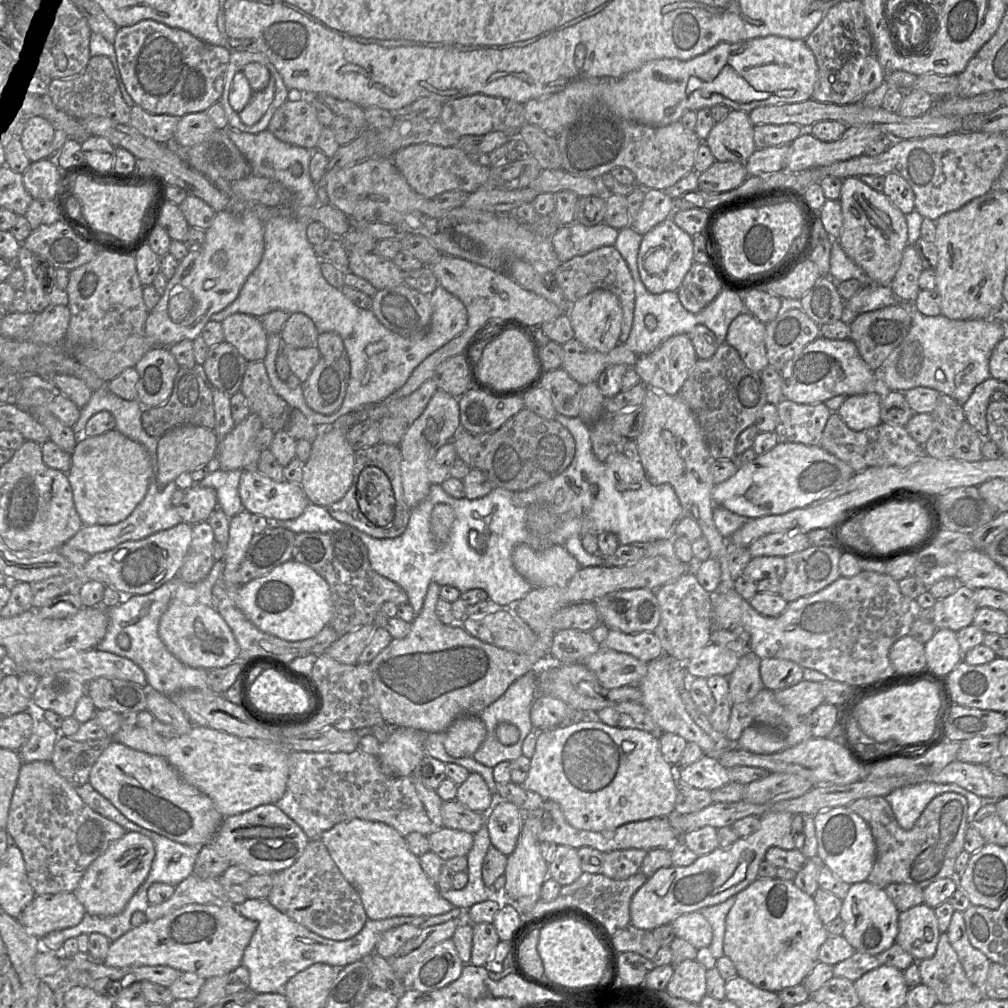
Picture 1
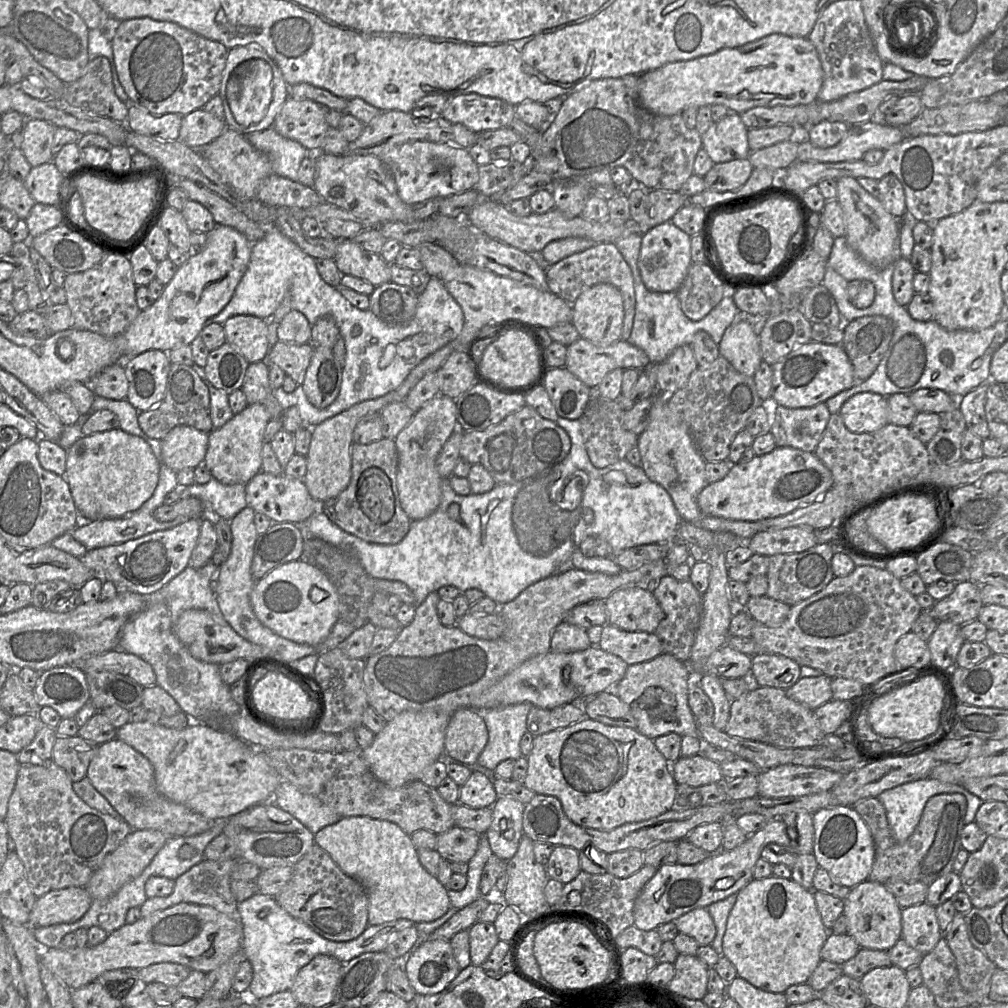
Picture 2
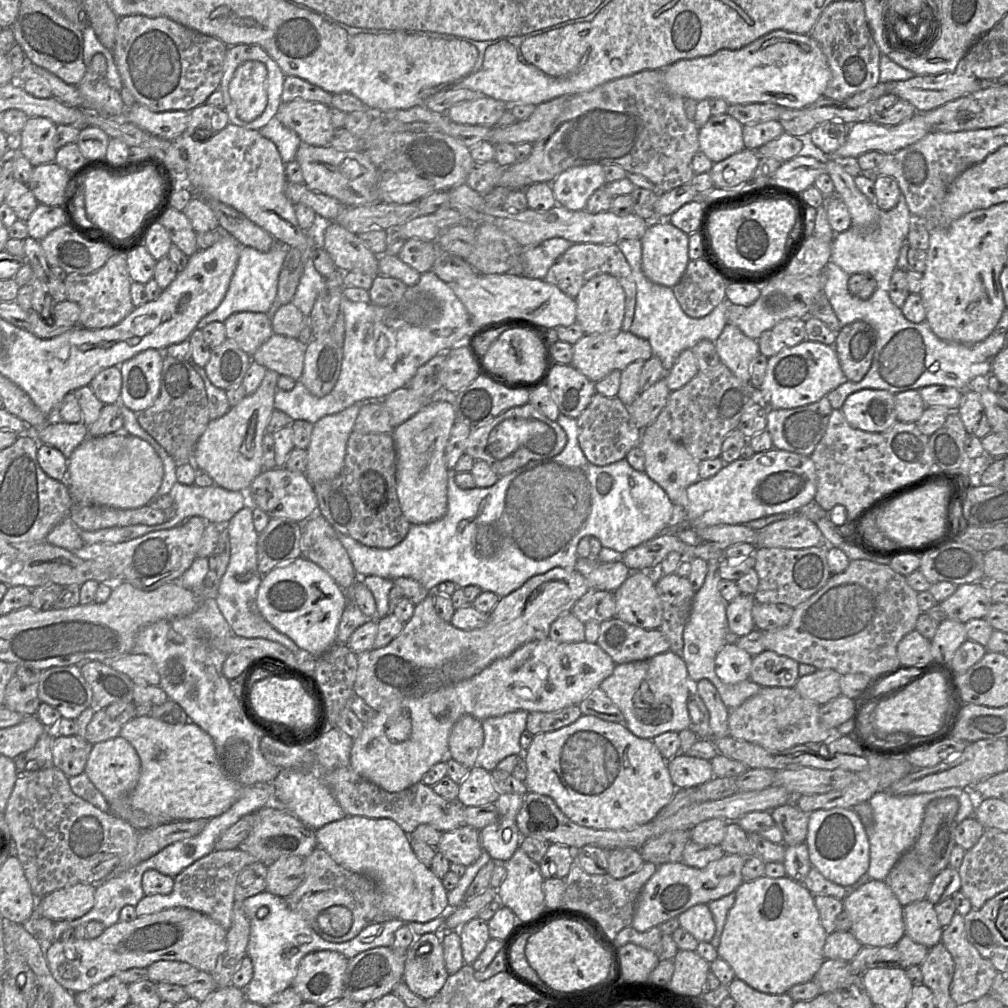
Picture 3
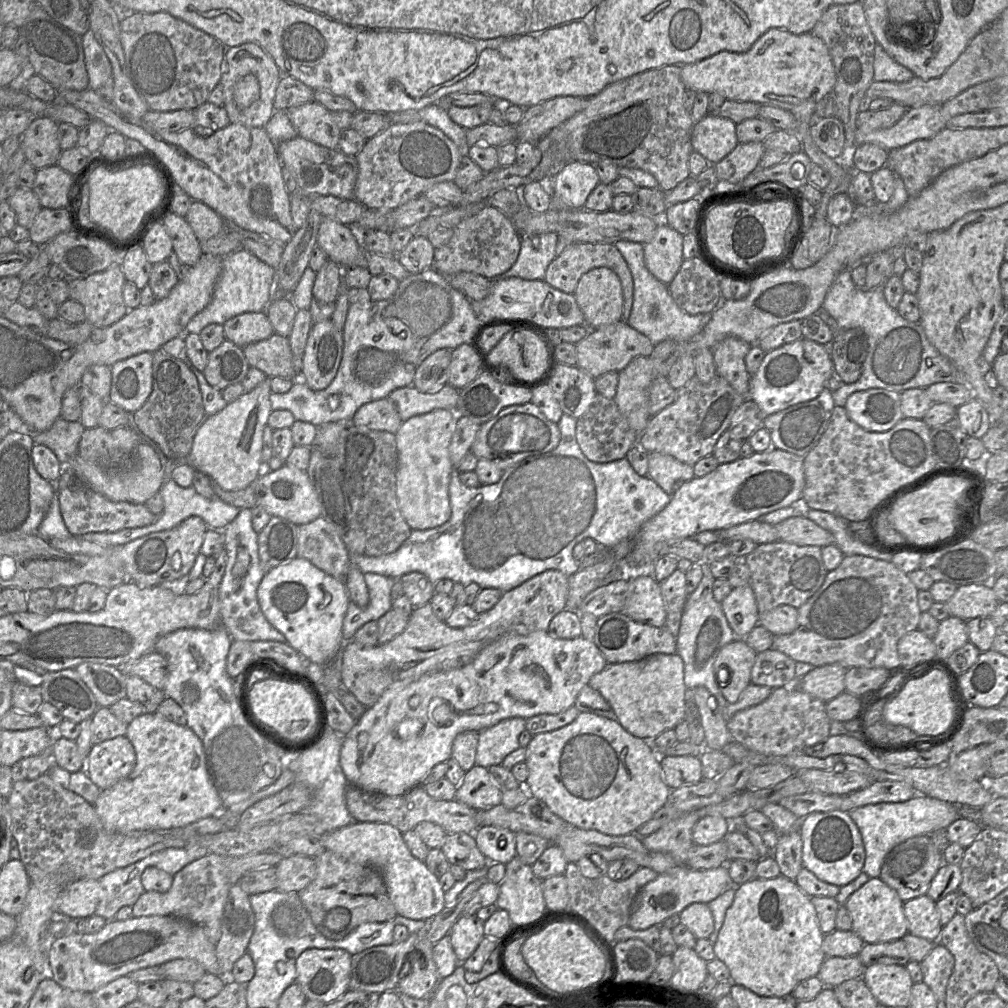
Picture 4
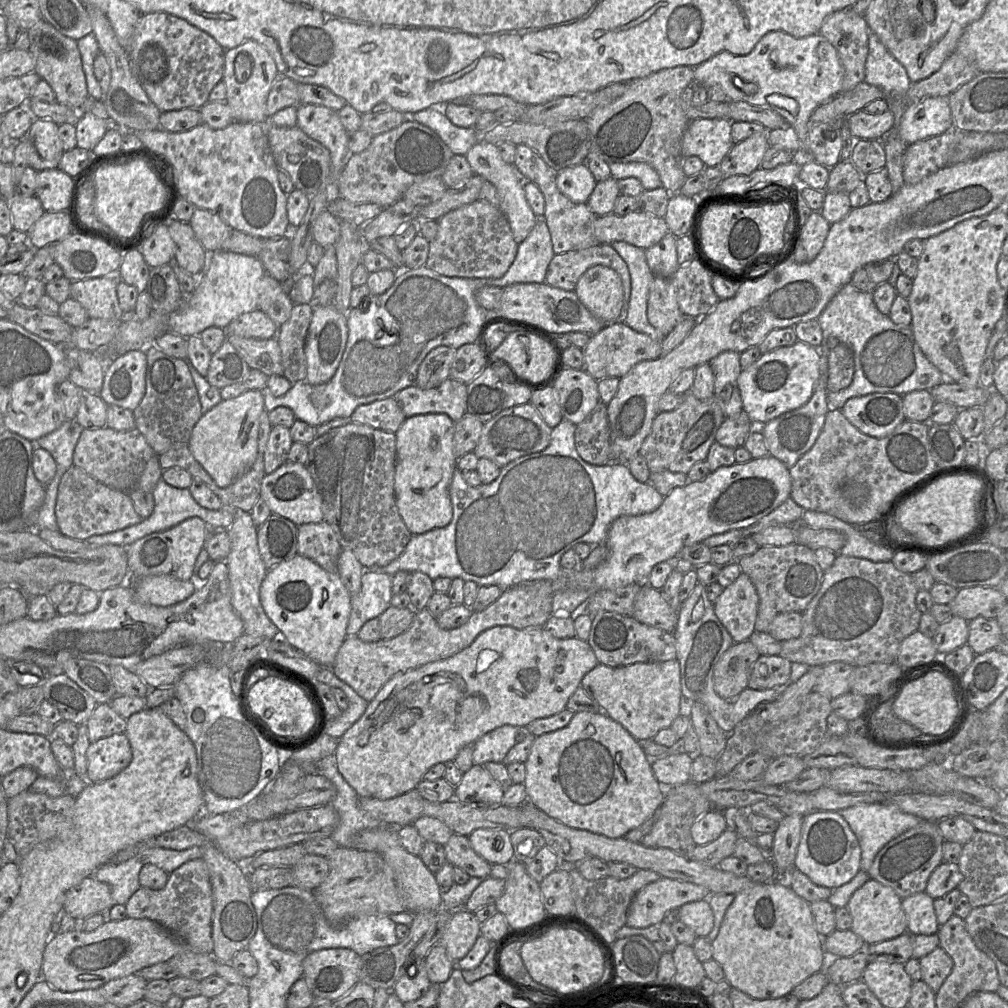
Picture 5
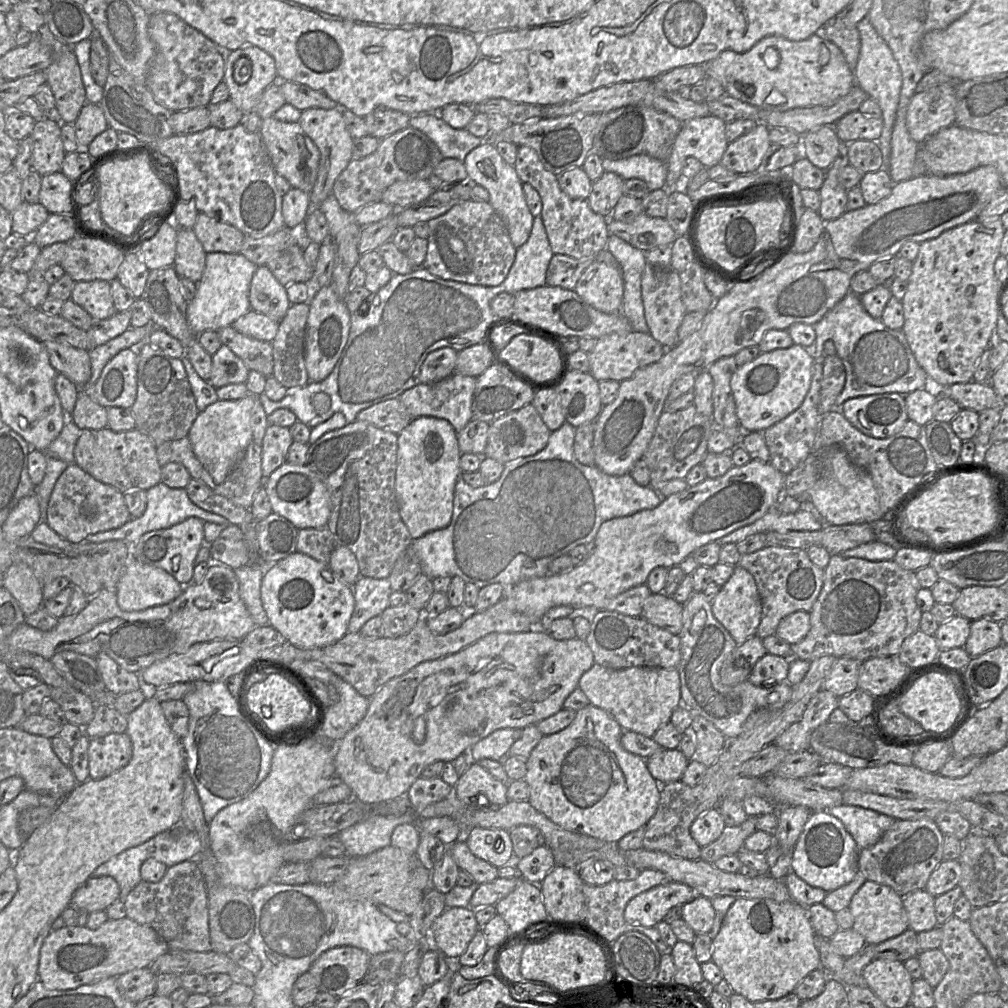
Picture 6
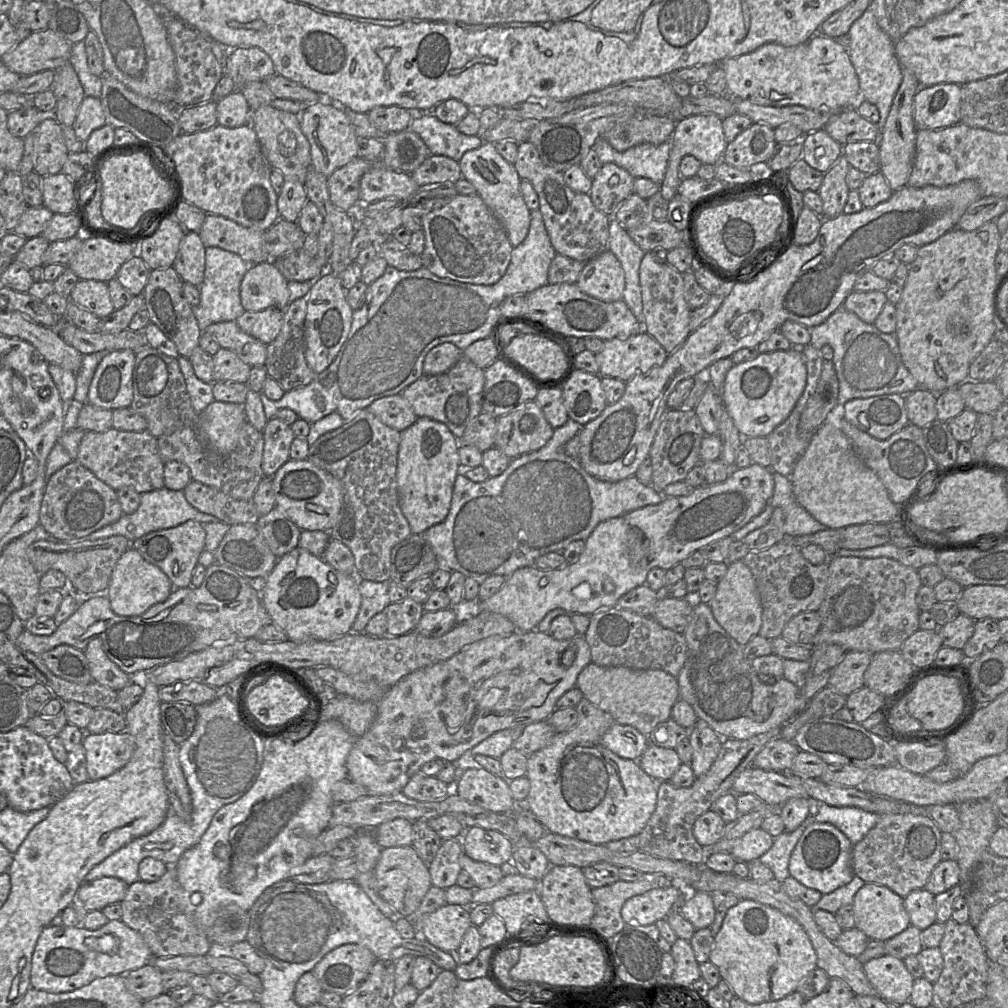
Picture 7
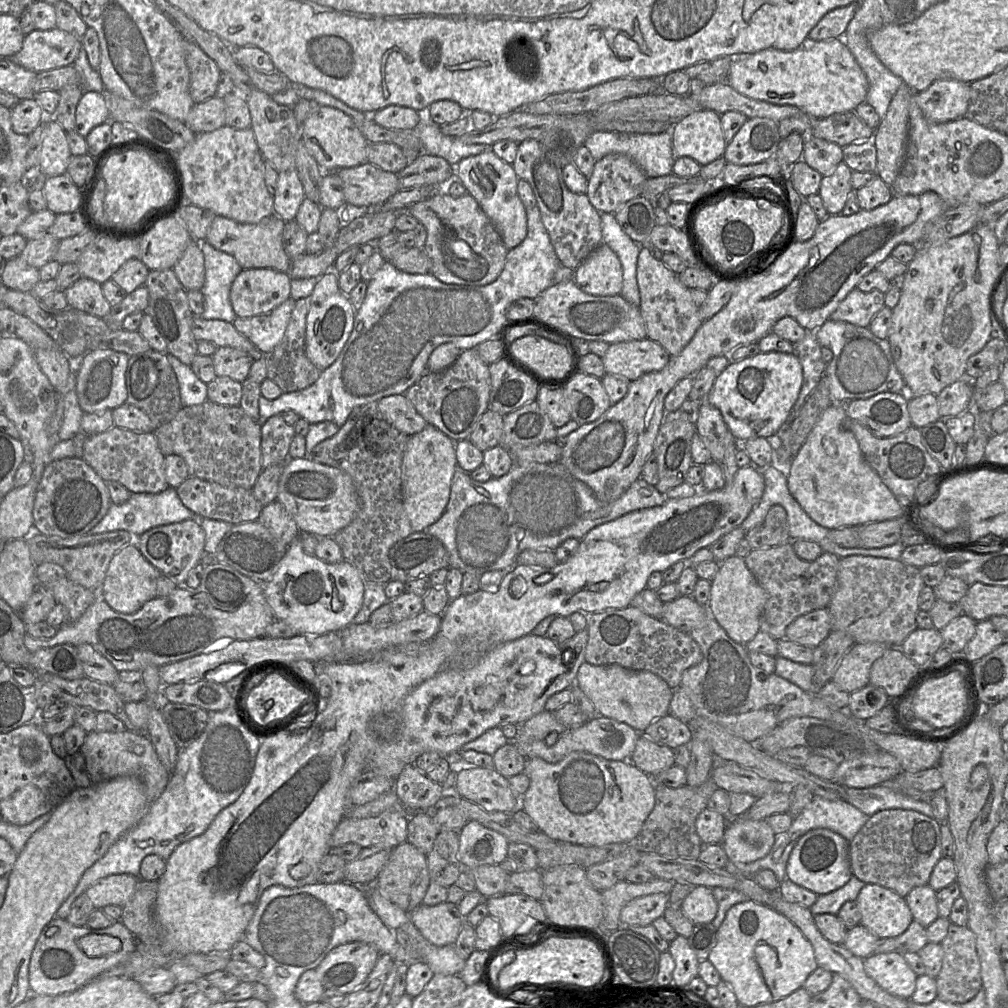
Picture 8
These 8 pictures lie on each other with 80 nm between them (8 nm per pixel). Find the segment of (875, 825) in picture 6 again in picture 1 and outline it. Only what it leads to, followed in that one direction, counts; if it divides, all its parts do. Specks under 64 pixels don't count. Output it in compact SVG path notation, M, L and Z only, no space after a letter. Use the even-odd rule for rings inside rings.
M922 782L902 787L884 798L890 804L900 827L904 830L910 830L931 800L946 792L958 793L967 799L969 826L971 826L976 813L985 801L988 801L957 784L938 784L934 782Z

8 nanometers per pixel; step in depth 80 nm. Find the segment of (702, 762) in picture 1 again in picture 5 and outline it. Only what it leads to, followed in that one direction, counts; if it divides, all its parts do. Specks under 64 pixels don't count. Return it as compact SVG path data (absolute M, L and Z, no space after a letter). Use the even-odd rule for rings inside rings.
M682 751L651 761L654 776L664 788L681 785L691 779L693 755Z

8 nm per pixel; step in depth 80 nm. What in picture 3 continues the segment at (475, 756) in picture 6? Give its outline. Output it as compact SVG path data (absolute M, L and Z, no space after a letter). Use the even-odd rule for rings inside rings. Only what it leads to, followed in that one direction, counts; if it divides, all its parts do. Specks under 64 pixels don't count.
M518 710L483 720L484 741L476 758L476 767L491 772L507 756L523 755L520 737L526 730L528 715L527 711Z

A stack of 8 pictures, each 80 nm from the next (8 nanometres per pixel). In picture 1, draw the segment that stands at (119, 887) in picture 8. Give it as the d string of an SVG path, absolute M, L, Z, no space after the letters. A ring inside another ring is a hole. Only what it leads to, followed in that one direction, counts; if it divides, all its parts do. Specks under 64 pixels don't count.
M73 892L36 895L17 920L28 933L43 938L47 934L77 926L86 914Z

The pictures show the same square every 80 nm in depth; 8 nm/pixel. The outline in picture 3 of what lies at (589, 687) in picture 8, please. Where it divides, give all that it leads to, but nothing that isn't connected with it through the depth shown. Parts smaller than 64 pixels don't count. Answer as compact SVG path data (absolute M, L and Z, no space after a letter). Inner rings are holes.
M668 651L641 661L616 665L613 673L599 686L620 709L625 726L637 737L653 740L665 732L691 728L687 708L691 683L681 655Z

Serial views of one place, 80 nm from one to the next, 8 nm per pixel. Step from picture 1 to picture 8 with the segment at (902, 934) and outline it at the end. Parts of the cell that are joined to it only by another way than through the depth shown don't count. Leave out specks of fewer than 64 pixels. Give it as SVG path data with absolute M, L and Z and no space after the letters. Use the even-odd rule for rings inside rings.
M927 884L913 888L905 897L913 919L924 927L939 917L936 892Z

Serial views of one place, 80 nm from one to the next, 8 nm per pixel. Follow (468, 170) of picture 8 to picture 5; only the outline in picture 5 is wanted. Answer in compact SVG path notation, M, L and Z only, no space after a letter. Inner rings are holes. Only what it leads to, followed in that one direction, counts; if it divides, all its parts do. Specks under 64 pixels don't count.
M478 141L466 154L474 175L483 177L487 182L493 184L499 198L499 209L508 220L513 238L520 244L534 227L537 217L530 208L524 192L524 181L513 164L506 163L494 143Z

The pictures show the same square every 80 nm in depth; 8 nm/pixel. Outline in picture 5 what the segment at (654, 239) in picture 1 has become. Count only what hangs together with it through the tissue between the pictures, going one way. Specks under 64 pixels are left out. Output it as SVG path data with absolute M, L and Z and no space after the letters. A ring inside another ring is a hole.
M668 233L659 242L645 249L647 264L655 276L671 278L679 267L676 240L673 234Z

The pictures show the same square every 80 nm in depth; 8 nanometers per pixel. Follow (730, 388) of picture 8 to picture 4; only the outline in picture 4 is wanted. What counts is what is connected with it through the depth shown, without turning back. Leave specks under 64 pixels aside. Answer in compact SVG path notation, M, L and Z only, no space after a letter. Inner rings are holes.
M801 338L765 354L757 372L750 378L749 398L767 417L793 405L813 400L827 388L833 376L834 367L828 347Z

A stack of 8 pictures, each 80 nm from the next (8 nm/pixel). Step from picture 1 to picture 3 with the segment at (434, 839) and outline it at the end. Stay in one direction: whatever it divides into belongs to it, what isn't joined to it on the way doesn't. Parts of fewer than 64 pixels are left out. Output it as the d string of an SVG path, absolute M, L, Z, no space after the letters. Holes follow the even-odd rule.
M460 826L442 833L436 848L450 862L469 866L482 854L479 831L467 826Z

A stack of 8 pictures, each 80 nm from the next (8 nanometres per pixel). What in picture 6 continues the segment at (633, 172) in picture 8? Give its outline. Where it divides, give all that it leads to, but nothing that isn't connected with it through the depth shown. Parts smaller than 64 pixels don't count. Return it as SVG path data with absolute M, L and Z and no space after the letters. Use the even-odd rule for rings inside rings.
M604 171L600 178L592 183L590 194L587 198L590 208L610 218L611 213L623 193L625 179L614 172Z

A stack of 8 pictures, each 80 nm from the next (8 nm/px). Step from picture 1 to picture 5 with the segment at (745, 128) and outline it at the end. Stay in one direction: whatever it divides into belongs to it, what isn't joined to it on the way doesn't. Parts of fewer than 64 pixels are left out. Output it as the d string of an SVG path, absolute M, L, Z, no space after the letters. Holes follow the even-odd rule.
M727 118L690 120L682 138L682 158L697 156L706 167L718 166L734 145L732 122Z

